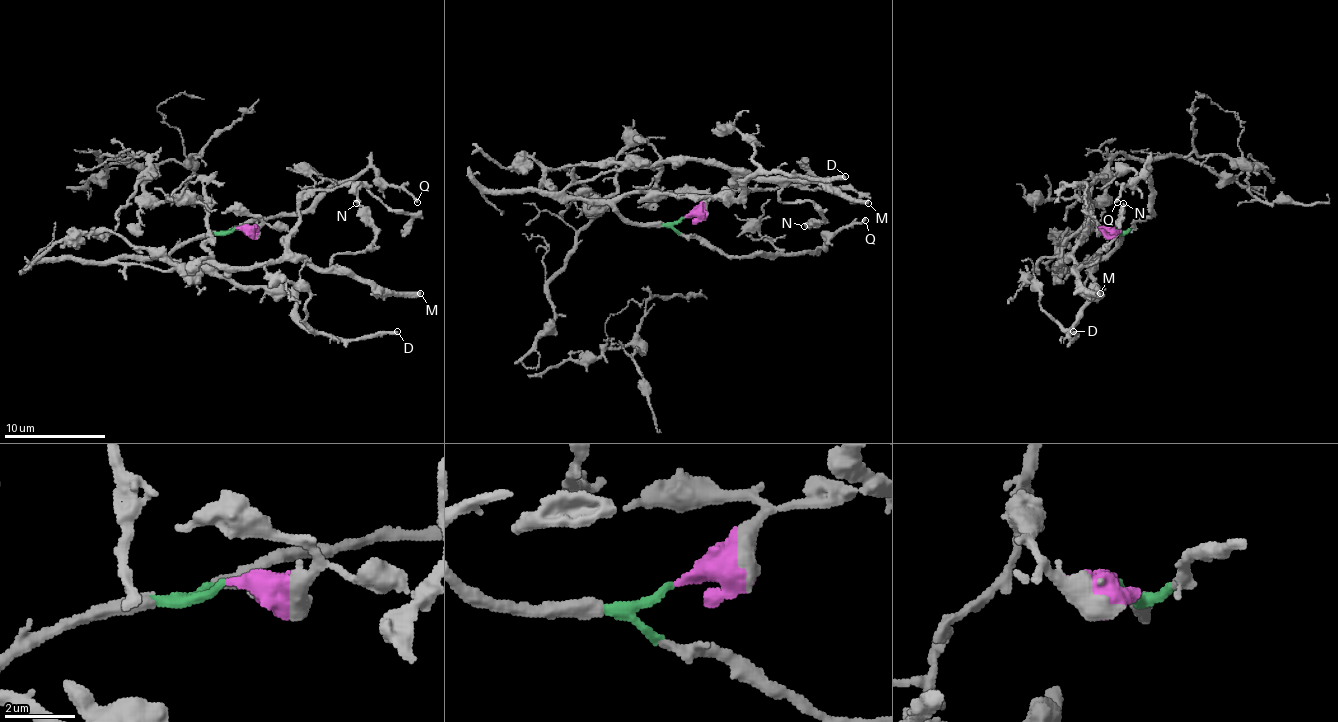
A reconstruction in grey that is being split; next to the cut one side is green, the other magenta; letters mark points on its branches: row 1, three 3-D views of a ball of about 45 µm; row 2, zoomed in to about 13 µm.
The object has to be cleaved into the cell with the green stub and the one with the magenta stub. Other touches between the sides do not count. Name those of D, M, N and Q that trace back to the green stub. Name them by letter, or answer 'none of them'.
D, Q

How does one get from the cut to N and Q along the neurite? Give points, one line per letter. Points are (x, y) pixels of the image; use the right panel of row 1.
N: (1113, 228), (1093, 223), (1083, 233), (1080, 246), (1073, 253), (1080, 268), (1091, 266), (1113, 238), (1124, 202)
Q: (1113, 228), (1126, 230), (1154, 212), (1152, 182), (1147, 167), (1116, 202)

